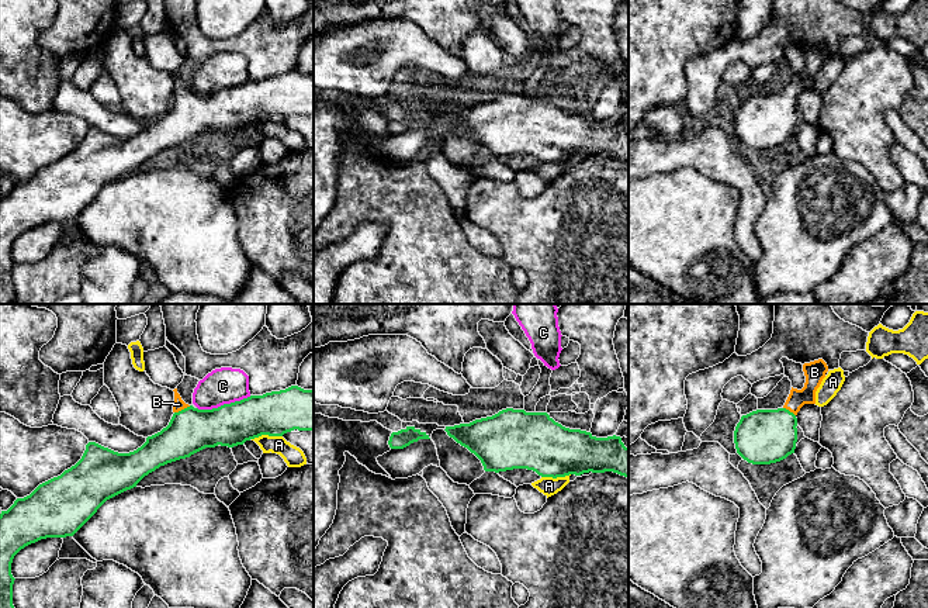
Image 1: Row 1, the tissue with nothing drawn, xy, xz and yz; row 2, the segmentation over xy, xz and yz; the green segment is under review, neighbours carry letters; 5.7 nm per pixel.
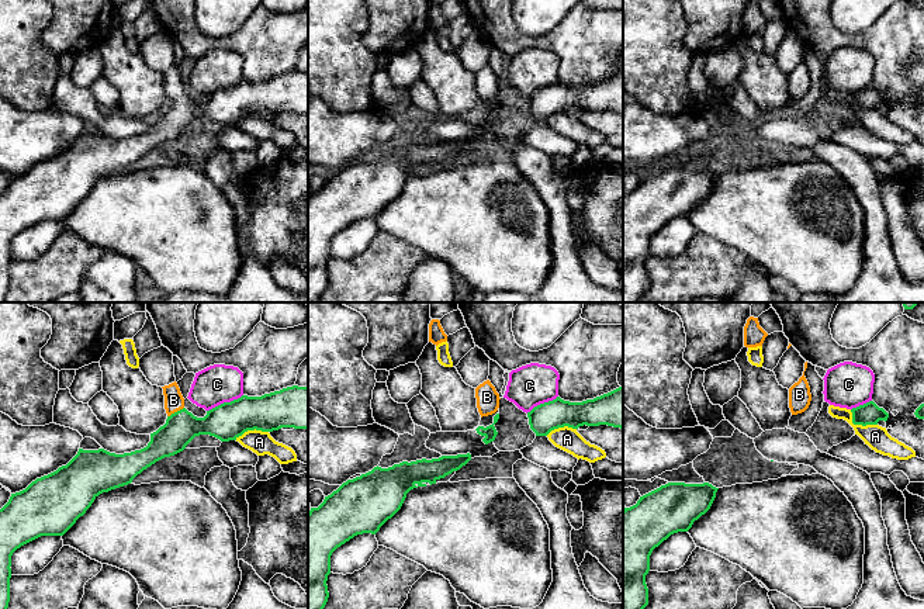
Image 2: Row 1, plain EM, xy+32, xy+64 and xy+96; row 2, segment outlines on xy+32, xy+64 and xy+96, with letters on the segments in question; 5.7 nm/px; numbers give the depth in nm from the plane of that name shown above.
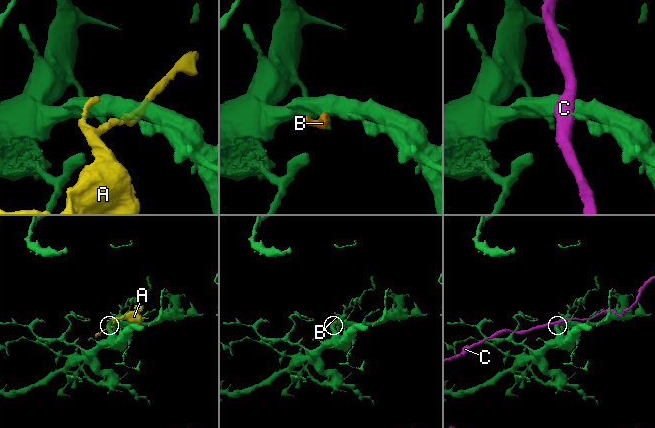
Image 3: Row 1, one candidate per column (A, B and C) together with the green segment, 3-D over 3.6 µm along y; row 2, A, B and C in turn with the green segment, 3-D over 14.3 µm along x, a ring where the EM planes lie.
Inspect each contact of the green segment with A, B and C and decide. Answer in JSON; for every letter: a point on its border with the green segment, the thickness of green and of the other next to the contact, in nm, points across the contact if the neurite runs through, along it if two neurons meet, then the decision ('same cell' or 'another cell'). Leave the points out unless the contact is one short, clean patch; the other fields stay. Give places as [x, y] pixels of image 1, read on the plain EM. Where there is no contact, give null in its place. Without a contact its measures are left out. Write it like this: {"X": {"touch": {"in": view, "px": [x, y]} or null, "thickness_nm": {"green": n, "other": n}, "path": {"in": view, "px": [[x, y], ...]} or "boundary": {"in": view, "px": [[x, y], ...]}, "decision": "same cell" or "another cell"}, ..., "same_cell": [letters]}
{"A": {"touch": {"in": "xy", "px": [266, 118]}, "thickness_nm": {"green": 260, "other": 110}, "decision": "another cell"}, "B": {"touch": {"in": "xy", "px": [182, 94]}, "thickness_nm": {"green": 260, "other": 70}, "path": {"in": "xy", "px": [[191, 114], [182, 94], [179, 89]]}, "decision": "same cell"}, "C": {"touch": {"in": "xy", "px": [224, 89]}, "thickness_nm": {"green": 260, "other": 200}, "decision": "another cell"}, "same_cell": ["B"]}

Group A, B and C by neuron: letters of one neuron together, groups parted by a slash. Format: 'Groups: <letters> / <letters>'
Groups: A / B / C

